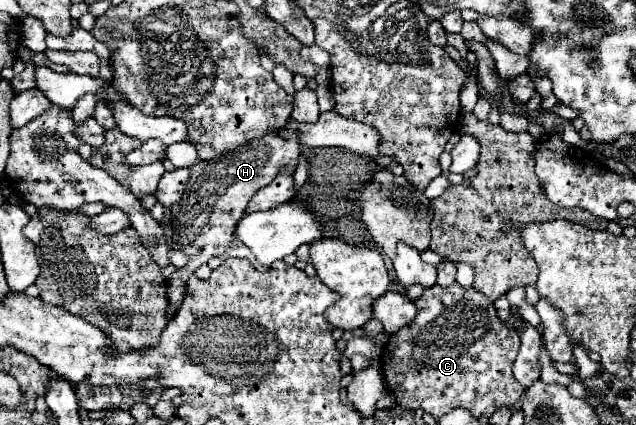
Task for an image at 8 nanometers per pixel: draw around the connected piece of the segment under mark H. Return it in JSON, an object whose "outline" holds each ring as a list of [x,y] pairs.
{"outline":[[[266,134],[264,138],[254,138],[236,150],[228,150],[212,160],[202,160],[200,164],[192,166],[192,176],[186,184],[186,192],[178,204],[170,208],[172,212],[172,248],[178,248],[186,254],[188,262],[184,268],[176,270],[168,282],[168,302],[180,304],[186,290],[186,280],[190,274],[196,272],[198,266],[206,264],[210,258],[248,258],[252,266],[260,272],[267,272],[270,268],[259,264],[252,252],[232,238],[236,234],[236,222],[244,216],[244,210],[250,198],[264,186],[268,186],[276,174],[286,170],[288,174],[296,172],[298,158],[300,158],[300,142],[292,136],[288,140],[278,138],[276,134]]]}

